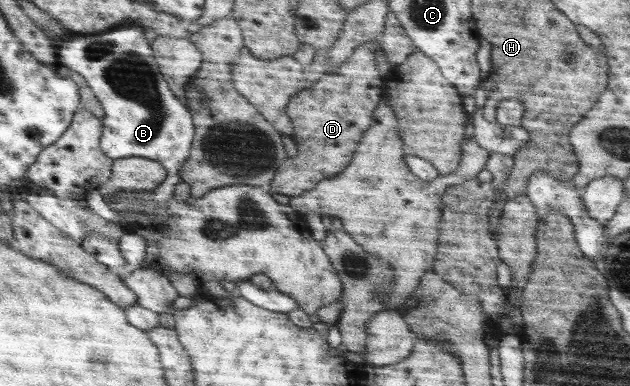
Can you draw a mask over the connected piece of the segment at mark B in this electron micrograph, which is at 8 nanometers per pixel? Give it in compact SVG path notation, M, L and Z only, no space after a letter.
M127 24L112 32L94 36L76 34L56 40L58 65L71 68L86 79L95 97L103 106L105 115L101 148L113 160L140 157L154 160L166 170L166 179L158 188L144 194L120 194L108 205L116 214L147 210L152 217L169 209L176 187L183 180L184 164L191 158L195 136L195 119L190 109L171 91L170 85L159 71L151 42L146 39L145 28Z

